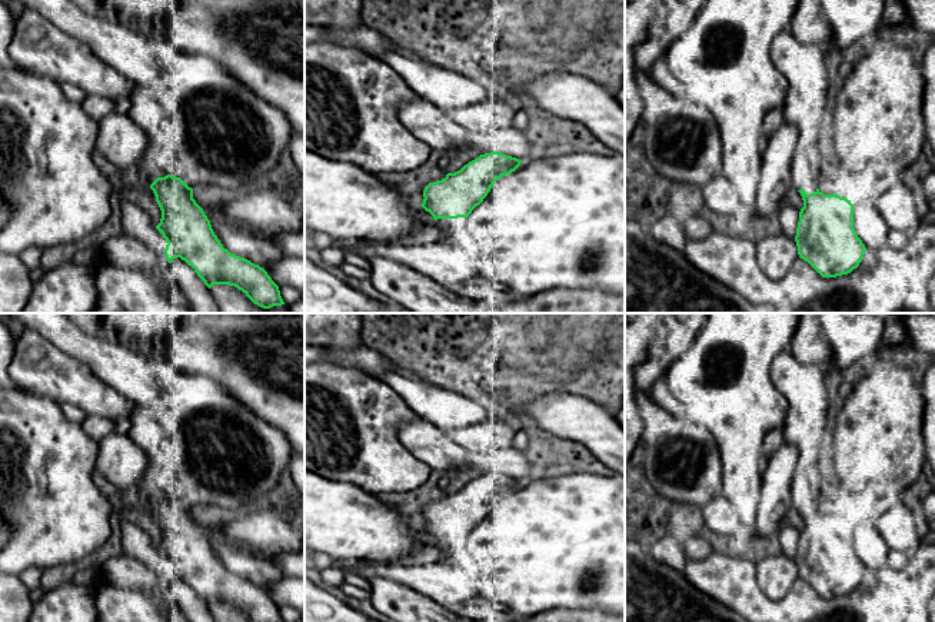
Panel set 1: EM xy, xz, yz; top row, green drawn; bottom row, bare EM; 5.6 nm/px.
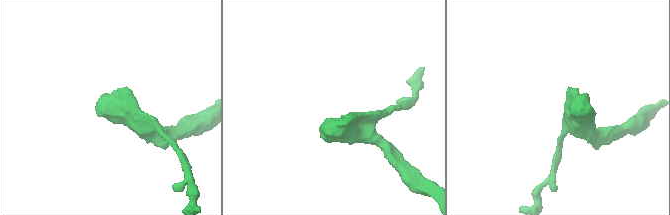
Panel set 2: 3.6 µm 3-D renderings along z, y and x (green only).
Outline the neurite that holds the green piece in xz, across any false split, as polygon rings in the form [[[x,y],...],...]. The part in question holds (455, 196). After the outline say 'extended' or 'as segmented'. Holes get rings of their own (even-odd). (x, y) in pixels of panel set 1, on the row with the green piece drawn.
[[[499,152],[480,154],[445,179],[429,183],[423,190],[423,203],[435,220],[468,217],[490,192],[495,182],[510,174],[522,160]]]; as segmented

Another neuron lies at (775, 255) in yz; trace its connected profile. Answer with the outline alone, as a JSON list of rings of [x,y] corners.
[[[783,233],[759,240],[755,245],[755,255],[759,267],[771,279],[783,277],[799,259],[795,239]]]

